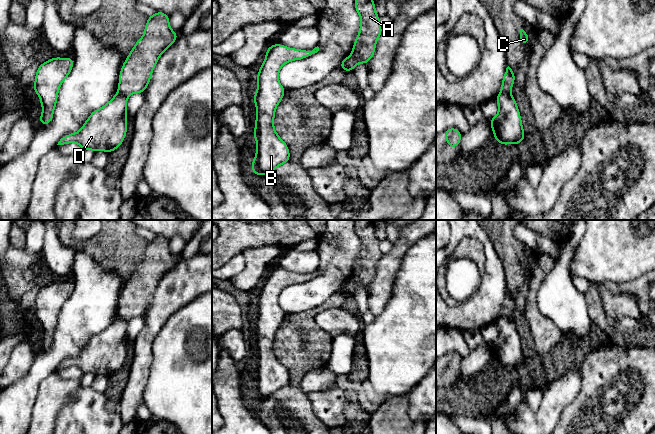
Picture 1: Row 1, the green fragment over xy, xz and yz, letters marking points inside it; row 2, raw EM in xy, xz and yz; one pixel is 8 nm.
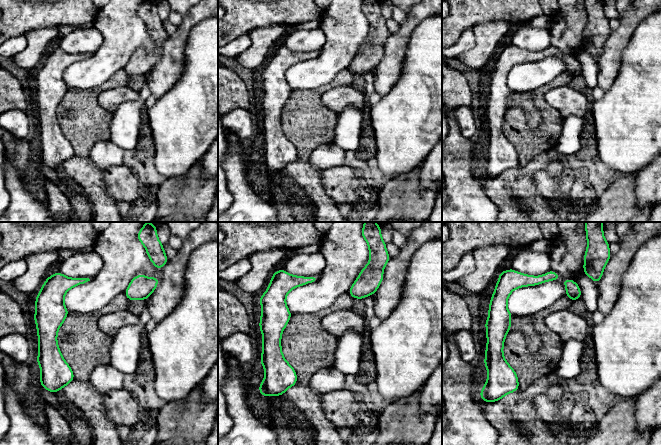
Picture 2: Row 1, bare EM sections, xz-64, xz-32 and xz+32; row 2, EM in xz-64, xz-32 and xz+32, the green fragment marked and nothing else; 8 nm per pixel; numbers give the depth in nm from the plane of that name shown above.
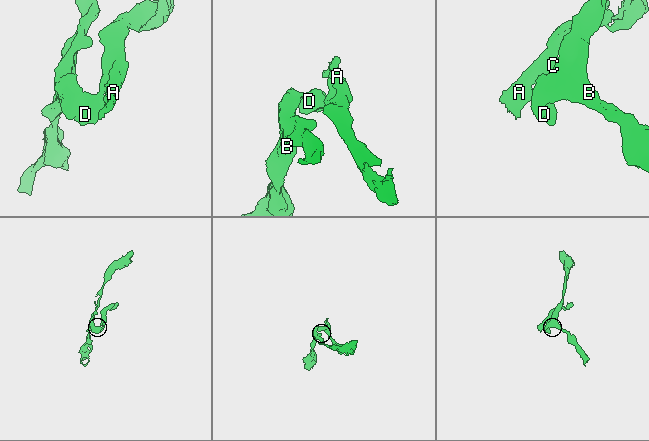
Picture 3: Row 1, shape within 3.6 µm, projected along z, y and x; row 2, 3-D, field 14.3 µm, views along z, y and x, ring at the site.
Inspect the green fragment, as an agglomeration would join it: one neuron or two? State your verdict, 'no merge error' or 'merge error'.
merge error

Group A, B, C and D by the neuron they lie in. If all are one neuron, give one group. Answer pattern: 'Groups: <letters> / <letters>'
Groups: A C / B D

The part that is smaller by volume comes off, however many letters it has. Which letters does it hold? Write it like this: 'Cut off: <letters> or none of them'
Cut off: A, C

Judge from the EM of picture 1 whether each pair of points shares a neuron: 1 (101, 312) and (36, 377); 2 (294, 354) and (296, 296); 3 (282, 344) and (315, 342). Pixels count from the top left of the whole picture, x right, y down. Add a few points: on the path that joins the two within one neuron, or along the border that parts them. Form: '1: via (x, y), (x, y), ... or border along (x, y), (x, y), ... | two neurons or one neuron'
1: via (84, 326), (49, 360) | one neuron
2: border along (318, 307), (286, 315) | two neurons
3: via (290, 344), (307, 344) | one neuron

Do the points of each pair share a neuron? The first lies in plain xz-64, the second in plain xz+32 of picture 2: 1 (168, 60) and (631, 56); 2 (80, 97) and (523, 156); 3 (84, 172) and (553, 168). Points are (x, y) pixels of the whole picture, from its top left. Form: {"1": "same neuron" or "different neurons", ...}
{"1": "different neurons", "2": "same neuron", "3": "different neurons"}

